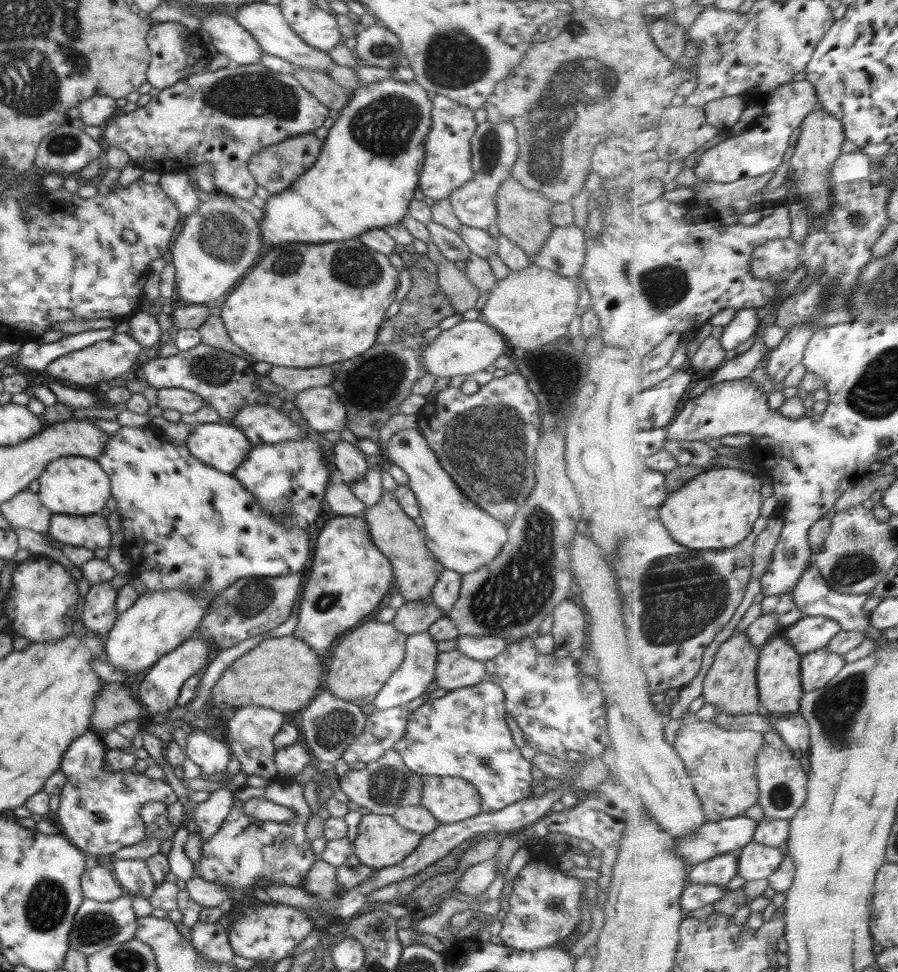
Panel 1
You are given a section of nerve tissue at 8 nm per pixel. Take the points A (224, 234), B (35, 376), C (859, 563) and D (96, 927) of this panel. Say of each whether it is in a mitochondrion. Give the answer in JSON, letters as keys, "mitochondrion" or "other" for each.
{"A":"mitochondrion","B":"other","C":"mitochondrion","D":"mitochondrion"}

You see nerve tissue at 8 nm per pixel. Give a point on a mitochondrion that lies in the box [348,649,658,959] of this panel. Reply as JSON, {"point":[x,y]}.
{"point":[387,785]}

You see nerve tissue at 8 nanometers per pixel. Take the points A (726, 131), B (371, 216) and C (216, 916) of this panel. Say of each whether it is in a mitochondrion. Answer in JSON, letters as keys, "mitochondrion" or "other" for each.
{"A":"other","B":"other","C":"other"}

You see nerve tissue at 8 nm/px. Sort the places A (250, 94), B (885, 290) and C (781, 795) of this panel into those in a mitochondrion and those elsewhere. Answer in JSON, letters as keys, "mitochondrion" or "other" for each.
{"A":"mitochondrion","B":"mitochondrion","C":"mitochondrion"}

